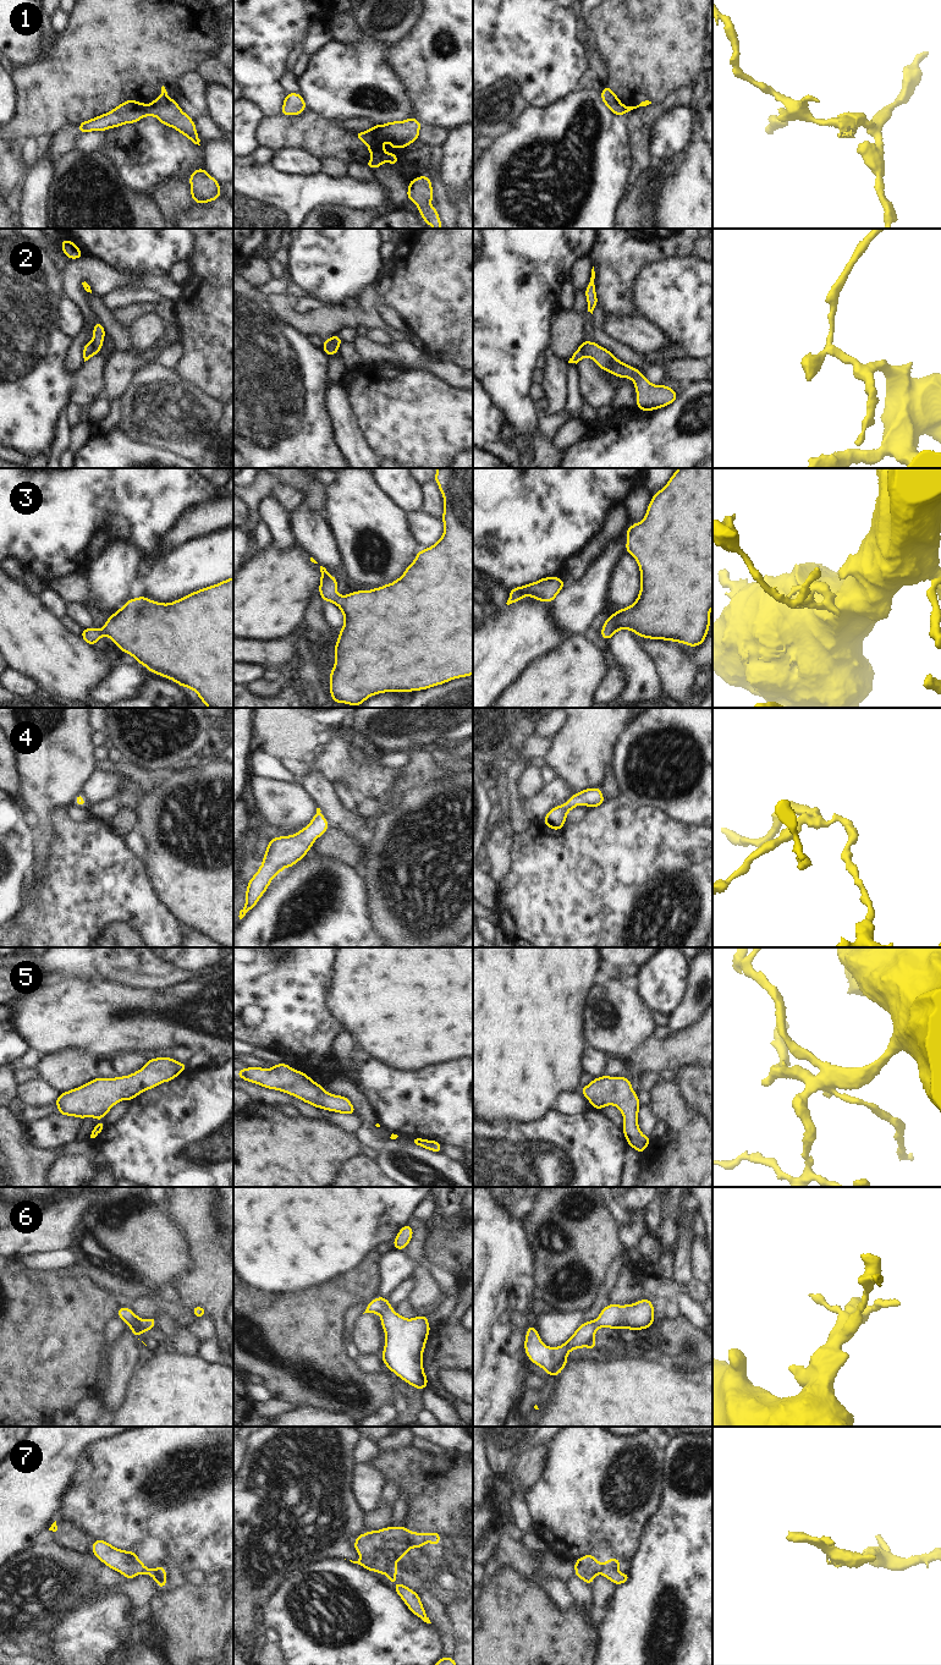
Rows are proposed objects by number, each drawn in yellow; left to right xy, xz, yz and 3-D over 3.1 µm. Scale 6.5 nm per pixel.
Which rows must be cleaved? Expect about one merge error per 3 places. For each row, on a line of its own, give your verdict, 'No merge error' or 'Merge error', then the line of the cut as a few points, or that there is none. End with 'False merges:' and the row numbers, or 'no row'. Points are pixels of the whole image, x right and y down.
1: Merge error. Split along xz (383, 125), (385, 136), (391, 141), (400, 142), (405, 147)
2: Merge error. Split along yz (587, 341), (584, 356)
3: No merge error. No split
4: No merge error. No split
5: No merge error. No split
6: No merge error. No split
7: Merge error. Split along xz (396, 1560), (381, 1554), (368, 1570)
False merges: 1, 2, 7.

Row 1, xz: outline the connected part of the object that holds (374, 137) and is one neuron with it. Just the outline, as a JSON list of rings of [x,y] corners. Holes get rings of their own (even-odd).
[[[374,125],[370,130],[364,132],[356,132],[357,139],[364,142],[369,149],[369,155],[373,156],[375,160],[367,160],[365,165],[369,169],[378,169],[381,167],[381,163],[390,163],[392,165],[398,164],[398,156],[394,154],[394,152],[386,154],[383,143],[389,141],[385,132],[384,125]],[[390,142],[391,148],[403,148],[406,147],[401,143]]]

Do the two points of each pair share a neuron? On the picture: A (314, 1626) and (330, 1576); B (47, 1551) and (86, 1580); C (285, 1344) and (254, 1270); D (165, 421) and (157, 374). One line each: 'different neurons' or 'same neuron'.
A: same neuron
B: same neuron
C: different neurons
D: same neuron

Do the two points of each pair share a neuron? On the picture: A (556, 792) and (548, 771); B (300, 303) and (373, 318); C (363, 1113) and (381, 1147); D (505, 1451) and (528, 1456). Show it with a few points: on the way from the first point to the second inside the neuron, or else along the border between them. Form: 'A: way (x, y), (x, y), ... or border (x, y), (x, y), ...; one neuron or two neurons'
A: border (556, 776), (546, 784); two neurons
B: border (320, 305), (308, 311), (295, 311), (291, 307); two neurons
C: border (364, 1125), (370, 1127); two neurons
D: border (524, 1445), (518, 1452); two neurons

